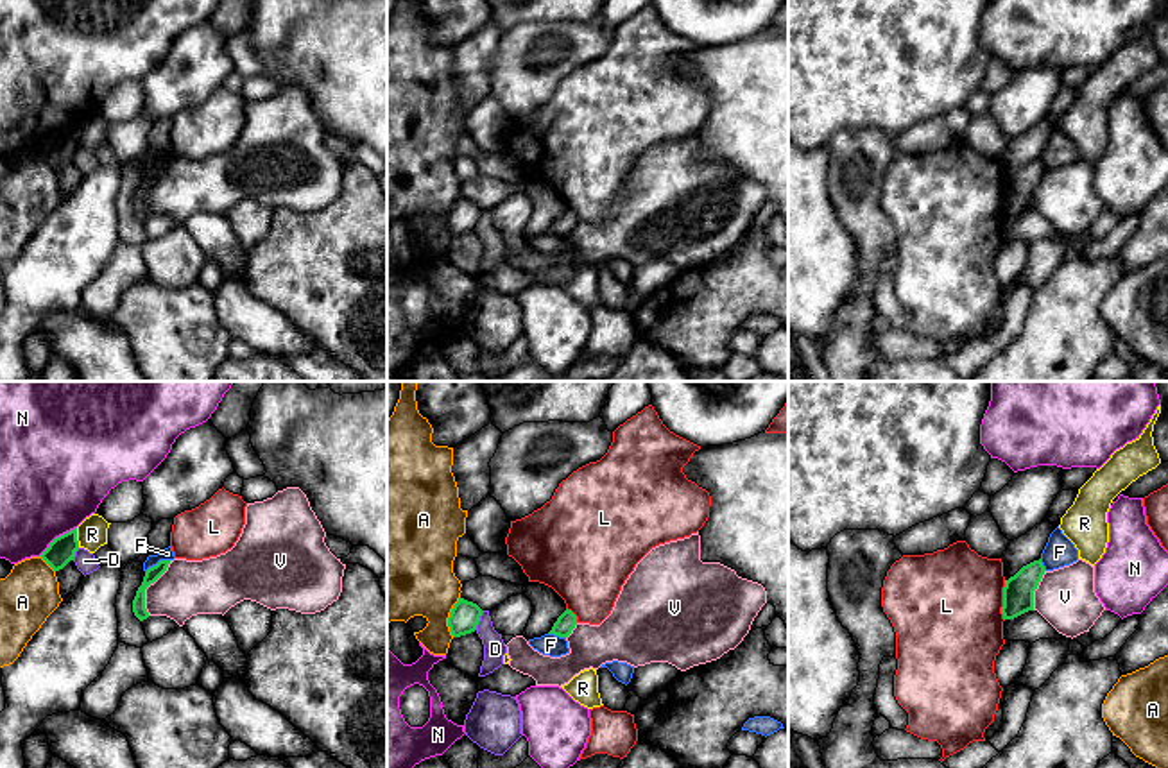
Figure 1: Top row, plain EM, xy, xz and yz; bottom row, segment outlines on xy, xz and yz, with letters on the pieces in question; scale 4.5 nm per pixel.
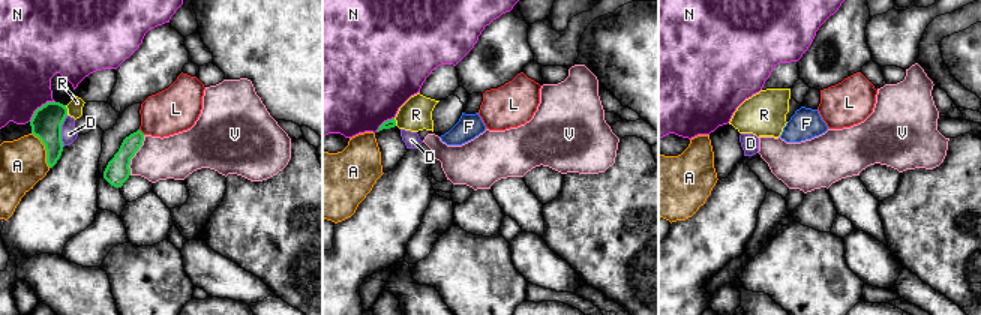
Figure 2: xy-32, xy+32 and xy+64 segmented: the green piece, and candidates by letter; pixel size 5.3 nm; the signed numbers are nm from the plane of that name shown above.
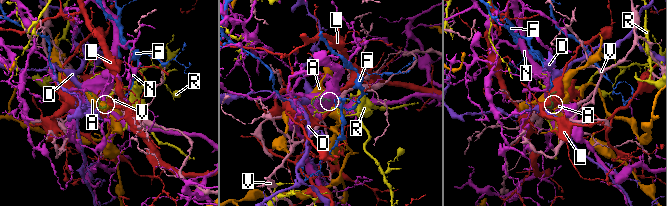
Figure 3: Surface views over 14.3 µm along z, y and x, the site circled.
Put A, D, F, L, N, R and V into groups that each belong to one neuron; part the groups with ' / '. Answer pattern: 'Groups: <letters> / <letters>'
Groups: A / D / F / L / N / R / V

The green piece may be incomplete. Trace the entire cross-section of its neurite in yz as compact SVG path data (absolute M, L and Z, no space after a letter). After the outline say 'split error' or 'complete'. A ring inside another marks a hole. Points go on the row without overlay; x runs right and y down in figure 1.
M1034 159L1023 165L1014 175L1005 179L1003 186L1003 218L1014 218L1028 209L1034 209L1034 190L1037 188L1044 165L1039 159Z; complete

